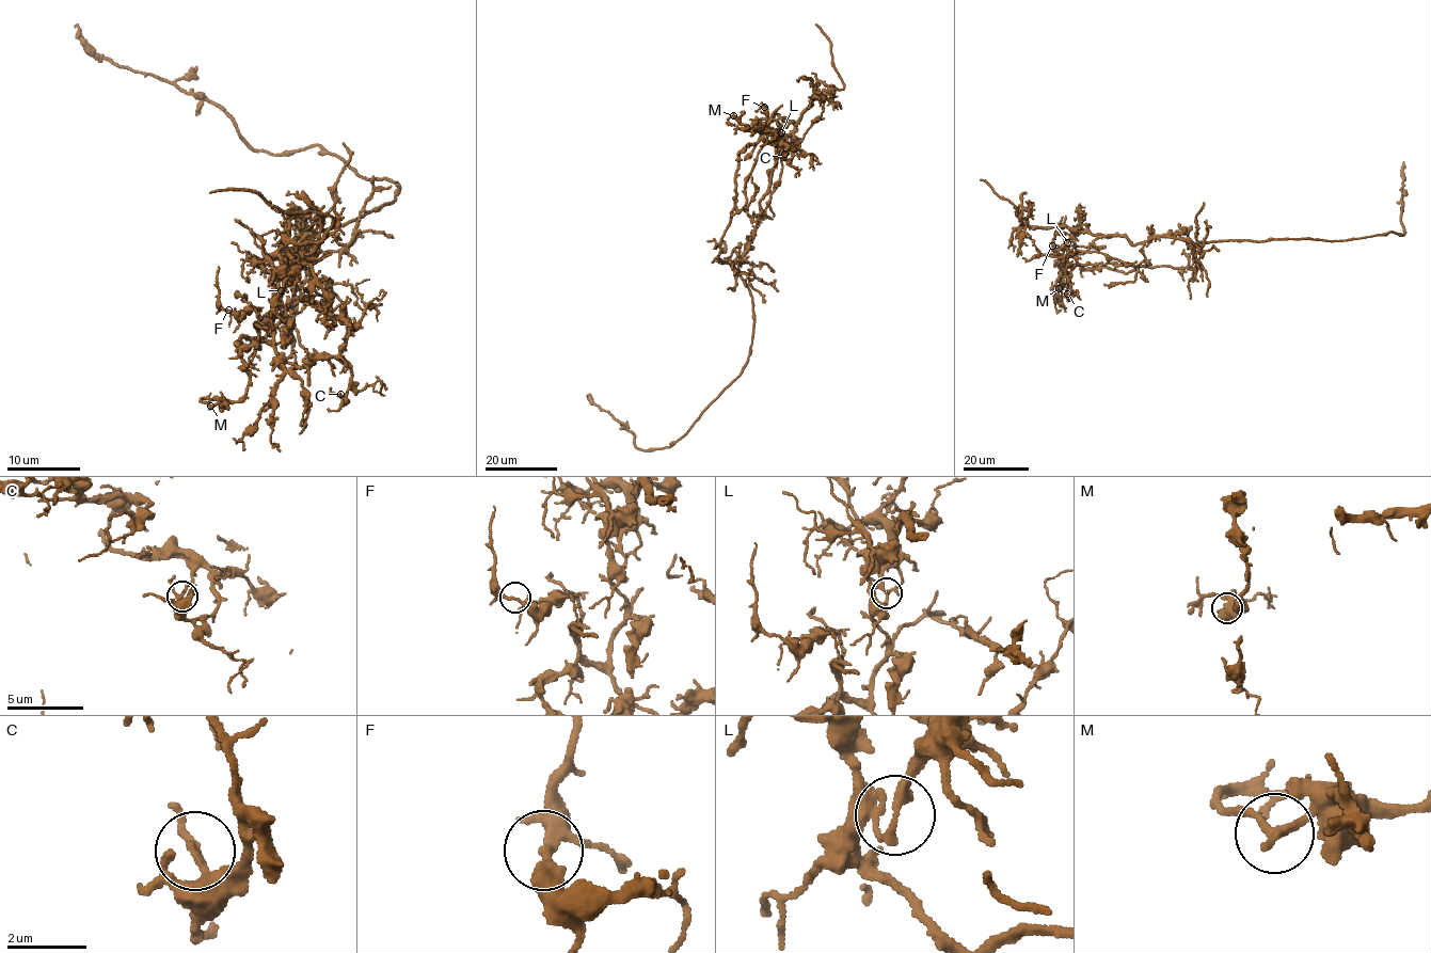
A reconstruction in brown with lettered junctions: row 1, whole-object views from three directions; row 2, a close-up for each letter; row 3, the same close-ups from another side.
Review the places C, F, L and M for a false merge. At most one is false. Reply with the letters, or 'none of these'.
L

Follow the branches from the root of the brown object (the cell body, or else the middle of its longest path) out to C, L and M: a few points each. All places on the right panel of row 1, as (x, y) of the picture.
C: (1219, 241), (1197, 247), (1154, 236), (1133, 244), (1103, 235), (1075, 255), (1071, 276), (1064, 276), (1067, 294)
L: (1219, 241), (1203, 241), (1197, 247), (1182, 239), (1154, 236), (1133, 244), (1125, 237), (1082, 229), (1067, 242)
M: (1219, 241), (1197, 247), (1154, 236), (1133, 244), (1103, 235), (1075, 255), (1075, 265), (1062, 264), (1059, 288)

